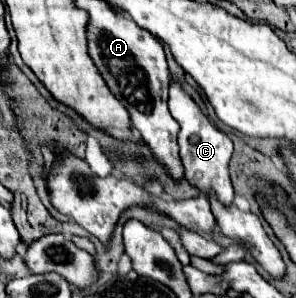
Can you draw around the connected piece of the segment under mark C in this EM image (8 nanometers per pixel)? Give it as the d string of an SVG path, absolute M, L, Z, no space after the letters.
M171 82L169 88L169 112L171 116L179 122L181 130L179 130L179 156L185 168L185 178L191 186L195 186L201 194L209 196L211 192L217 196L217 200L223 206L231 206L233 204L233 186L231 186L231 178L229 178L229 158L233 154L233 142L231 138L217 130L207 116L201 112L201 108L193 102L193 98L175 82Z

